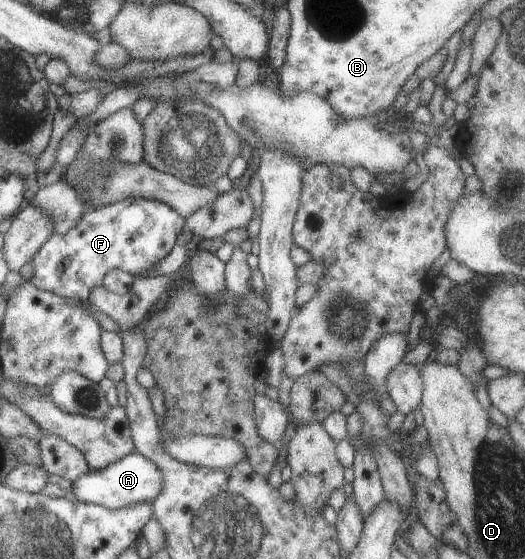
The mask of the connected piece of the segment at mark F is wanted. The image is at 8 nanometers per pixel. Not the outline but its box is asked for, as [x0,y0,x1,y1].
[28,198,184,301]

